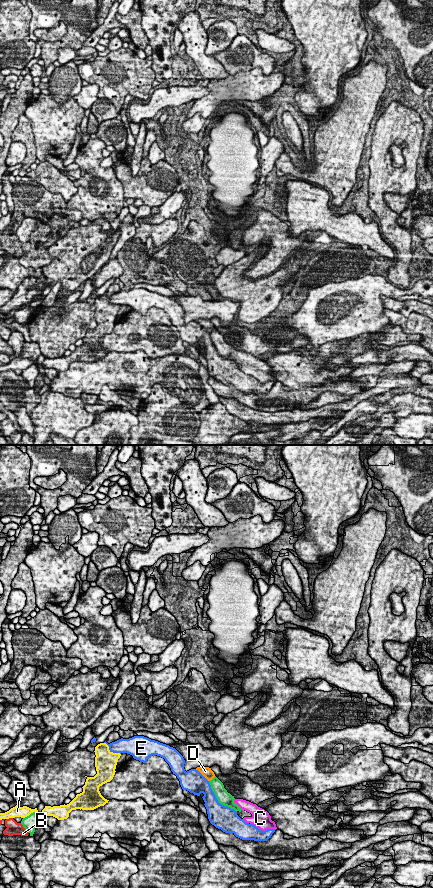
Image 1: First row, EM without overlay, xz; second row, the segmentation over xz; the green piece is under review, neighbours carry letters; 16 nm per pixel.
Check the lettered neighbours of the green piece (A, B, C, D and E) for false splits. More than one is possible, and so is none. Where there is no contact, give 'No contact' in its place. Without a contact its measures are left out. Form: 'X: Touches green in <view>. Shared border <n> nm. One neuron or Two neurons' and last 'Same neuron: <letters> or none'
A: Touches green in xz. Shared border 260 nm. Two neurons
B: Touches green in xz. Shared border 220 nm. Two neurons
C: Touches green in xz. Shared border 240 nm. One neuron
D: Touches green in xz. Shared border 140 nm. Two neurons
E: Touches green in xz. Shared border 700 nm. Two neurons
Same neuron: C

